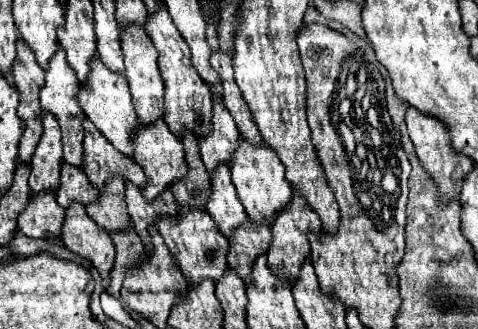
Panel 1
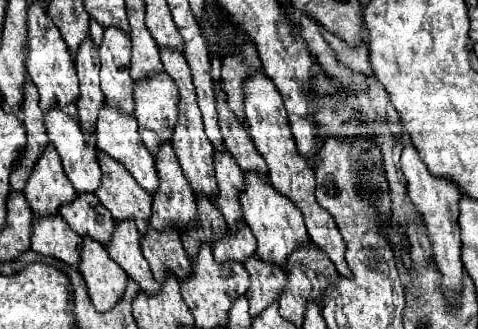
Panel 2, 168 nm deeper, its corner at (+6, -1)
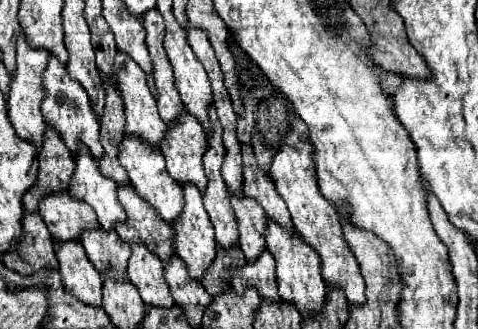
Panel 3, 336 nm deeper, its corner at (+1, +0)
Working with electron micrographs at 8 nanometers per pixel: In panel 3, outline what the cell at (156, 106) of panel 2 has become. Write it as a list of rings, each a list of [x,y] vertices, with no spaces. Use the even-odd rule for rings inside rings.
[[[184,109],[182,115],[172,125],[168,125],[160,151],[166,159],[168,173],[178,183],[194,183],[200,191],[206,187],[206,177],[202,171],[206,133],[192,113]]]

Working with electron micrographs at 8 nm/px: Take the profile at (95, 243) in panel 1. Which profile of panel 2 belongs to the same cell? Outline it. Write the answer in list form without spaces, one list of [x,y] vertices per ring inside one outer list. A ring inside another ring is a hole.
[[[83,238],[81,274],[87,282],[89,298],[99,312],[109,312],[121,300],[127,274],[109,258],[107,250],[91,238]]]

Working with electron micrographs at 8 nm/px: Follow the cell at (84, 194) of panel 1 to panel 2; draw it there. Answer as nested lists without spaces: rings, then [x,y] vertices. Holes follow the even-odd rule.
[[[77,194],[71,204],[61,206],[59,214],[65,218],[69,228],[73,228],[73,232],[79,236],[89,236],[107,248],[115,222],[95,194]]]

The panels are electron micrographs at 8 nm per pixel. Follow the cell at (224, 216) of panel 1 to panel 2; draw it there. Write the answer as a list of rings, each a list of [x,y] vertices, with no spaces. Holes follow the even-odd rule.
[[[241,226],[237,234],[227,234],[217,238],[217,244],[213,244],[213,258],[219,264],[225,262],[245,262],[249,256],[255,256],[257,252],[257,240],[251,234],[249,226]]]

